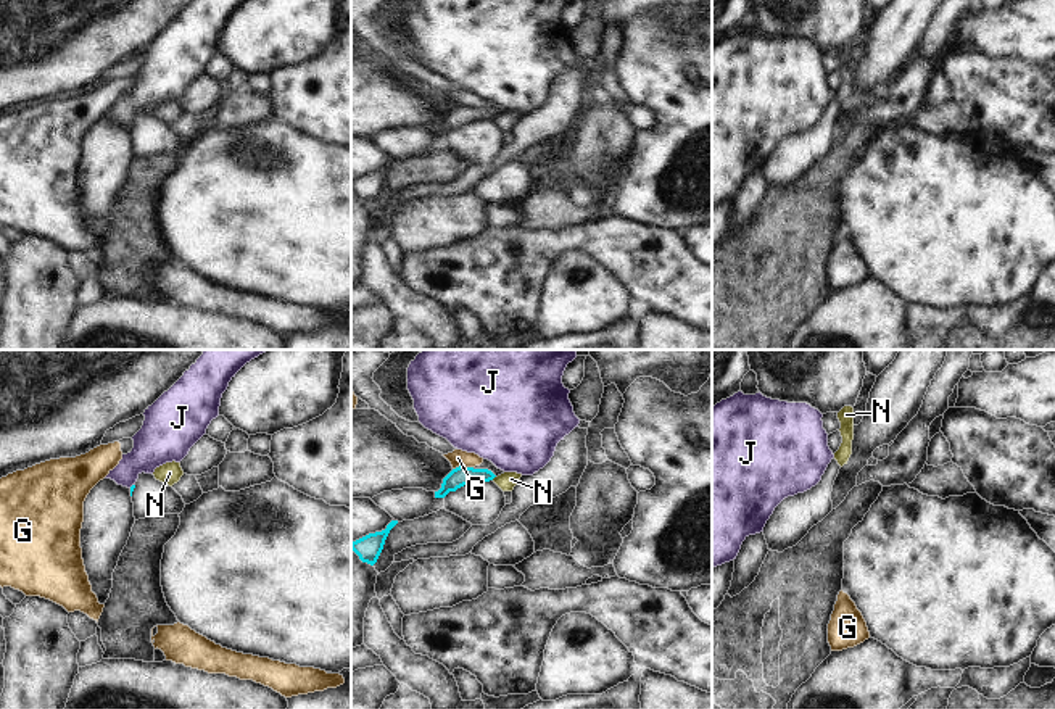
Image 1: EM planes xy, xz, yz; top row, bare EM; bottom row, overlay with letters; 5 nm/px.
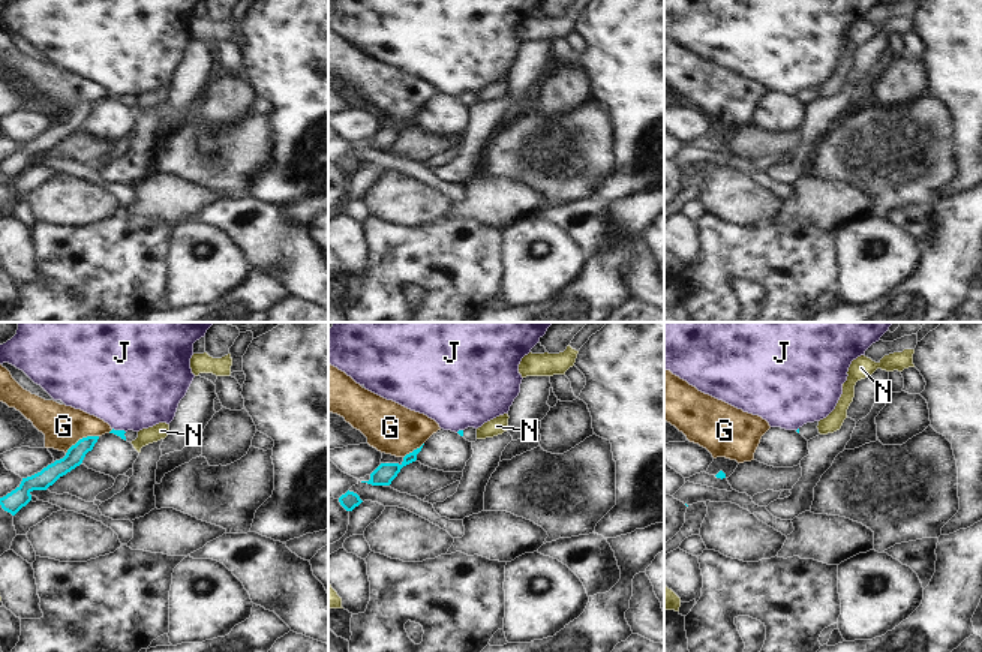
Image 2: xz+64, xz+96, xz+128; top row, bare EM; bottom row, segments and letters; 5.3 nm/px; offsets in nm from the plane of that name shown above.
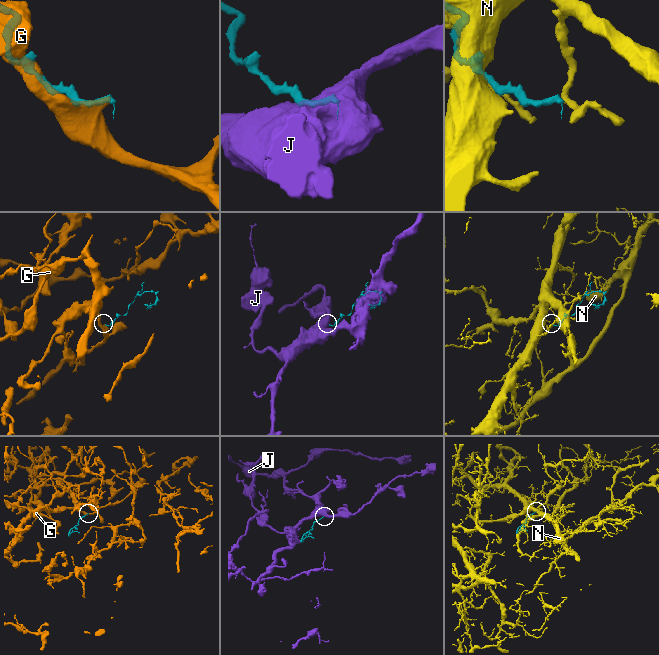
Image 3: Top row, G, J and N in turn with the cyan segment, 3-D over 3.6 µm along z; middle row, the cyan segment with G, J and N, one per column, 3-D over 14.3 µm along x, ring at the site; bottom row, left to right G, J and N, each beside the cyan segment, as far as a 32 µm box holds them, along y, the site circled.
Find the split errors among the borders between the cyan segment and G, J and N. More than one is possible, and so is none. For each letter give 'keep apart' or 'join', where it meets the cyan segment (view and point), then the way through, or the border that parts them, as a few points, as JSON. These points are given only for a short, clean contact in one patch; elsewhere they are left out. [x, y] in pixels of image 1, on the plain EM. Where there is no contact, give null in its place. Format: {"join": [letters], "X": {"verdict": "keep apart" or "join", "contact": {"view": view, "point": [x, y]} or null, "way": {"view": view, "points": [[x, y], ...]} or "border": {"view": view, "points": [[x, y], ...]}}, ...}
{"join": [], "G": {"verdict": "keep apart", "contact": {"view": "xz", "point": [463, 105]}, "border": {"view": "xz", "points": [[472, 105], [456, 105], [453, 108]]}}, "J": {"verdict": "keep apart", "contact": {"view": "xy", "point": [132, 124]}, "border": {"view": "xy", "points": [[134, 123], [129, 126]]}}, "N": {"verdict": "keep apart", "contact": {"view": "xz", "point": [493, 116]}, "border": {"view": "xz", "points": [[495, 115], [492, 118]]}}}

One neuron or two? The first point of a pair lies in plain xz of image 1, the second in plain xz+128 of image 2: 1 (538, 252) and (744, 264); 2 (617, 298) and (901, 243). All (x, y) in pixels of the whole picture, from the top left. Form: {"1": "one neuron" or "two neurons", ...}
{"1": "one neuron", "2": "one neuron"}

